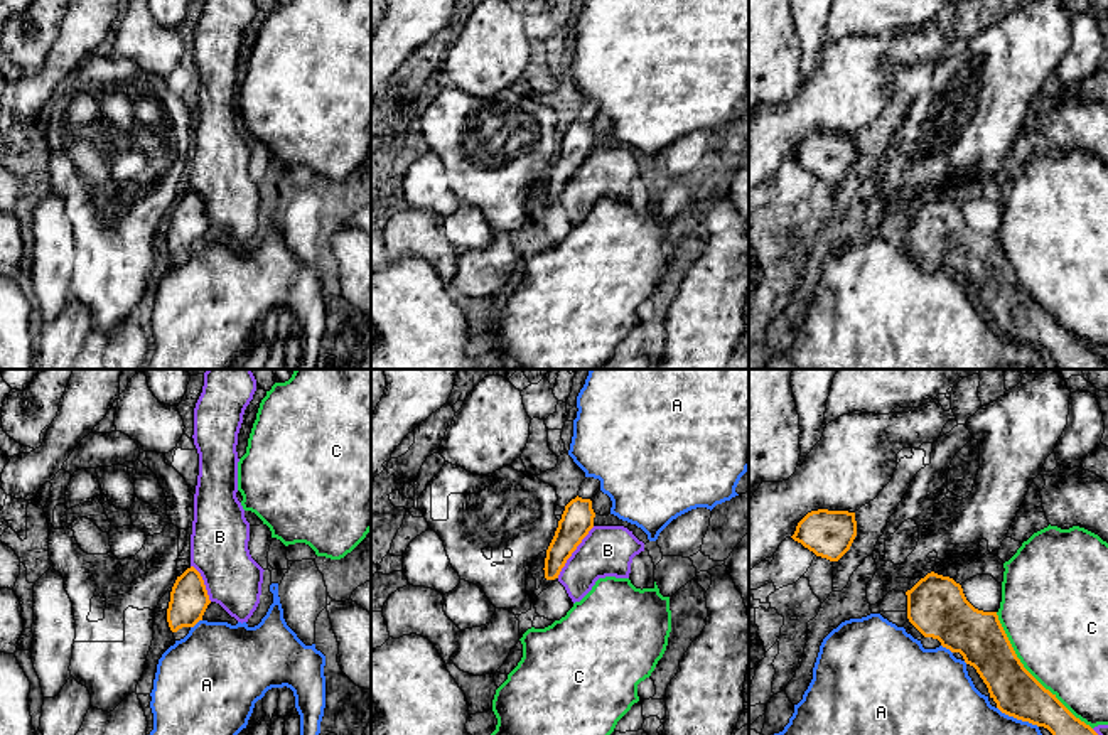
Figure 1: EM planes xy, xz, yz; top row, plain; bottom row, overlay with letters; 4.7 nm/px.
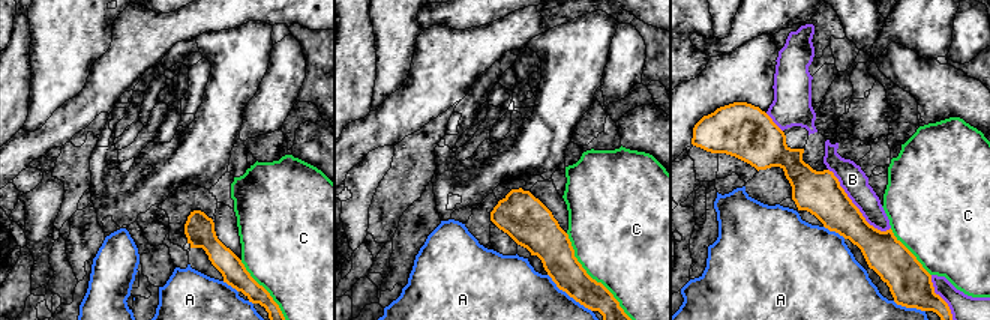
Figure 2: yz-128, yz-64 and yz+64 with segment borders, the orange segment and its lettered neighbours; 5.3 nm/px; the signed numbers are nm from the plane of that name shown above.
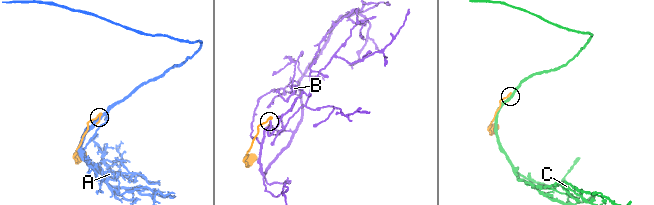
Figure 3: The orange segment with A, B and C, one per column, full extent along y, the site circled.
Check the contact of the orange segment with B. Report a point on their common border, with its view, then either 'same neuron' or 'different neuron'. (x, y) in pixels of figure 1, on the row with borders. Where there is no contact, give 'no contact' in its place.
xz (574, 550) | same neuron

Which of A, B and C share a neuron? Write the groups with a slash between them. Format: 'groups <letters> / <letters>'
groups A / B / C

